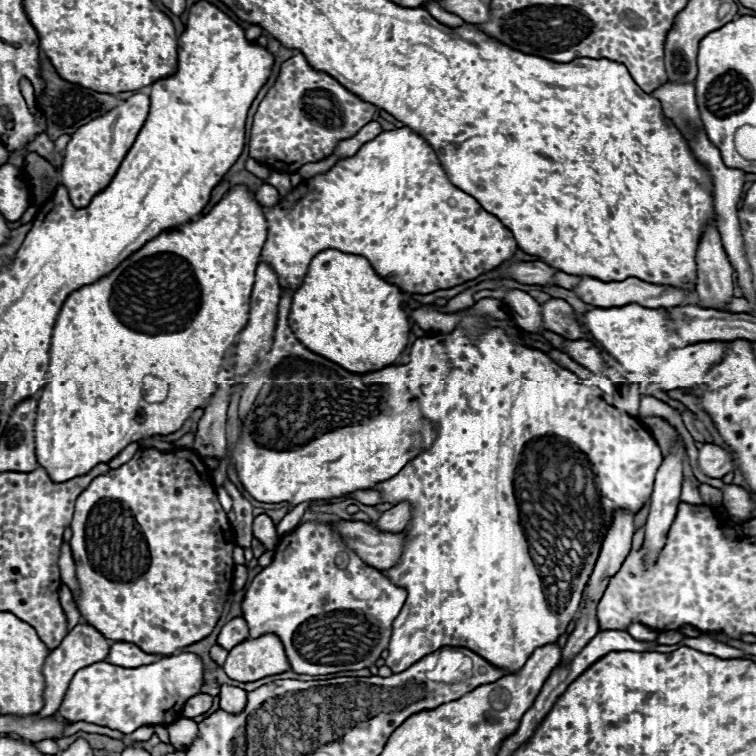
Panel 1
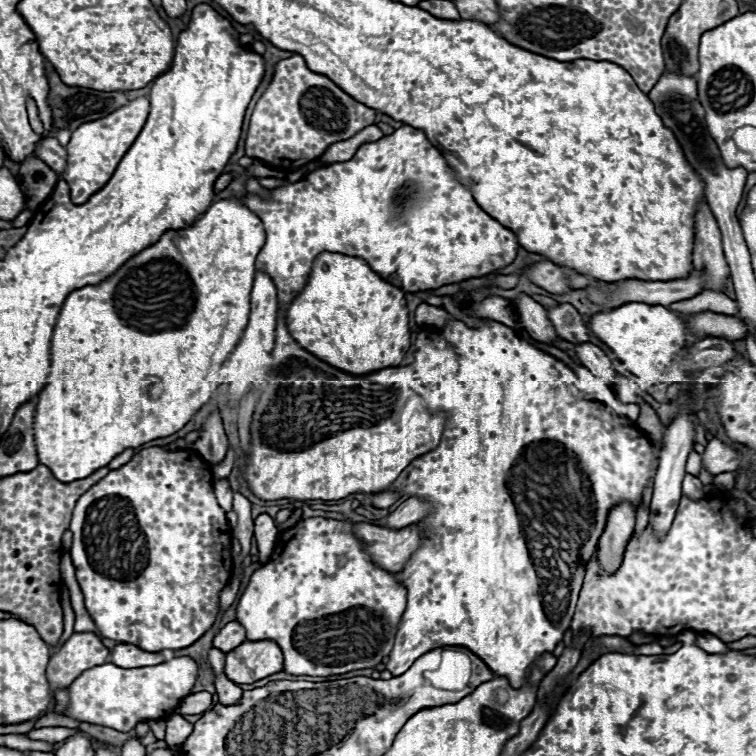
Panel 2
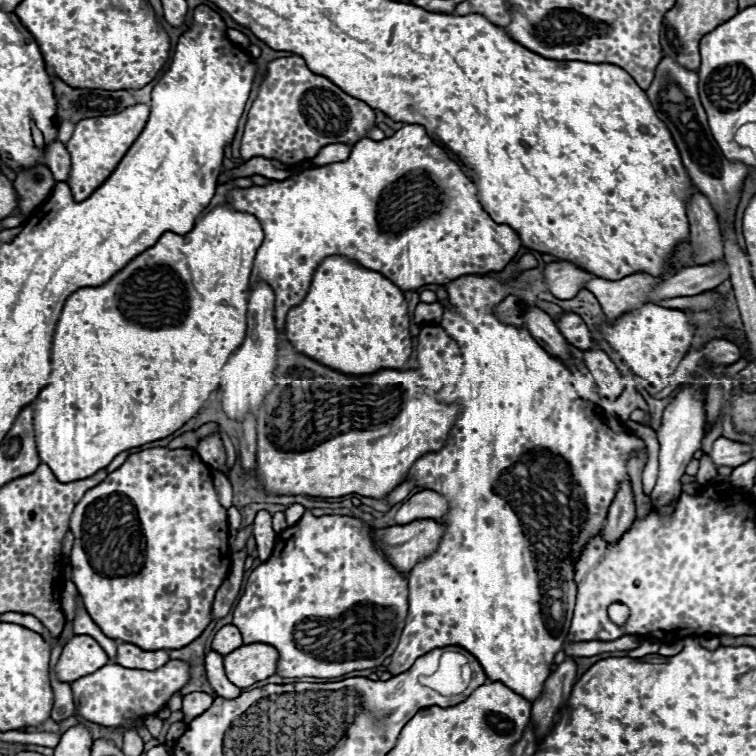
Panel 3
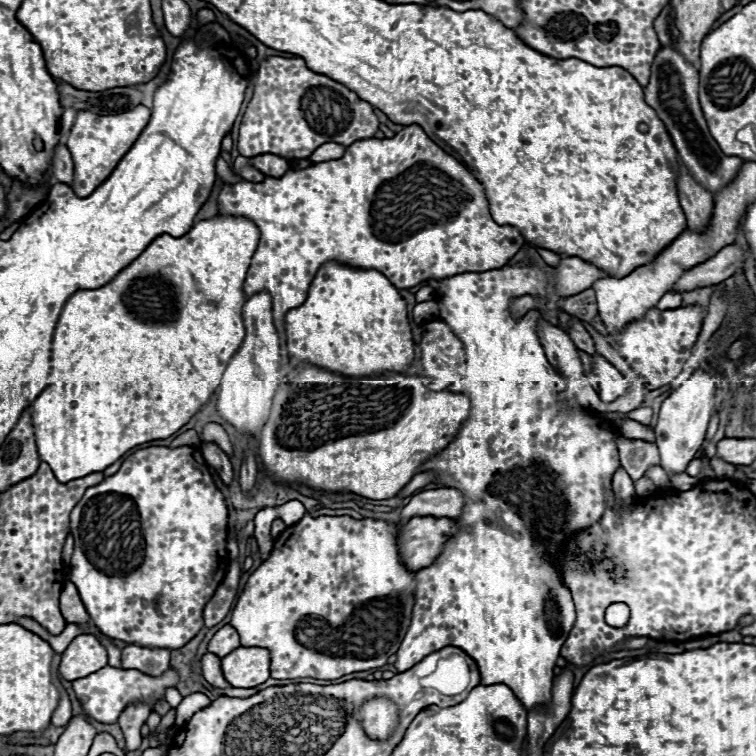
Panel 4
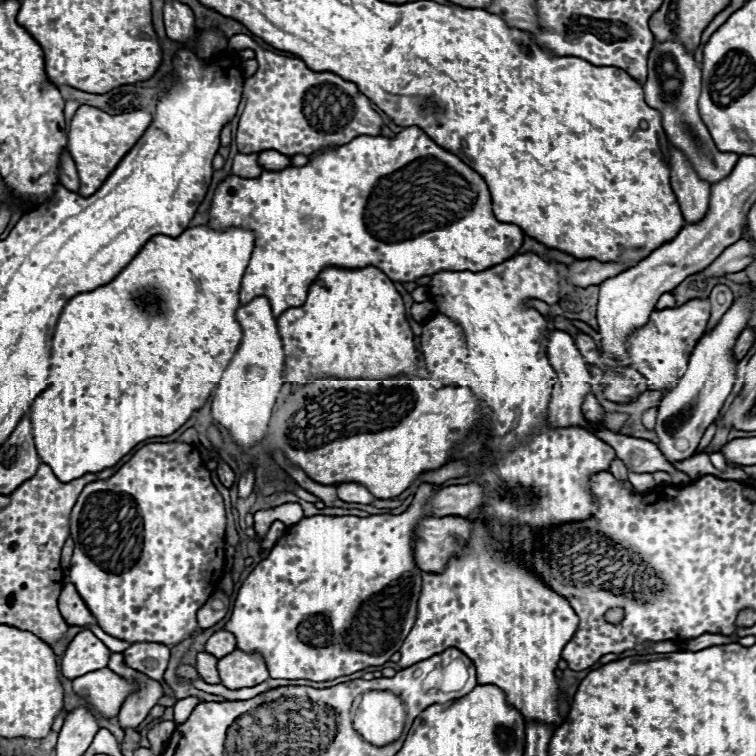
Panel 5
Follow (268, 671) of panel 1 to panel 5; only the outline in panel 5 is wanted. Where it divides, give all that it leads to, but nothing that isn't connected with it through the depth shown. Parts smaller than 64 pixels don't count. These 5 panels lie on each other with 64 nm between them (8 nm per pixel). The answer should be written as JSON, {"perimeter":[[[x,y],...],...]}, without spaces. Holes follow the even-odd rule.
{"perimeter":[[[238,648],[218,660],[218,672],[226,688],[250,688],[270,678],[264,656]]]}

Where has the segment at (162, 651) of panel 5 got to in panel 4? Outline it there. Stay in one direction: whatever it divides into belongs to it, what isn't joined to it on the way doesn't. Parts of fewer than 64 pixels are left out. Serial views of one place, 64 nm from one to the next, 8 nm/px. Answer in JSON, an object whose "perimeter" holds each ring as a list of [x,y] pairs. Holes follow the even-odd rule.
{"perimeter":[[[128,644],[122,648],[122,668],[134,668],[150,676],[160,676],[170,666],[170,650],[142,648]]]}

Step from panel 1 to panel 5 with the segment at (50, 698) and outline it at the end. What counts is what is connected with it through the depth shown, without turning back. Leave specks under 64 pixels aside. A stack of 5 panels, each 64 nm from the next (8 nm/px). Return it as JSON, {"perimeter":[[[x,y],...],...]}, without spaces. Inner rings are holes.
{"perimeter":[[[84,630],[68,644],[62,656],[60,670],[66,678],[74,680],[88,672],[106,668],[108,658],[110,658],[110,650],[90,630]]]}

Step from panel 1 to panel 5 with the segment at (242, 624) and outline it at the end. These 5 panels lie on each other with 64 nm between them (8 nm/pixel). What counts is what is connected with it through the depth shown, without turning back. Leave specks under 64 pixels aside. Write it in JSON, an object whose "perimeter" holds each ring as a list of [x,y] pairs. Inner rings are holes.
{"perimeter":[[[218,630],[208,642],[206,642],[206,652],[220,658],[226,656],[228,652],[236,650],[236,636],[228,630]]]}

